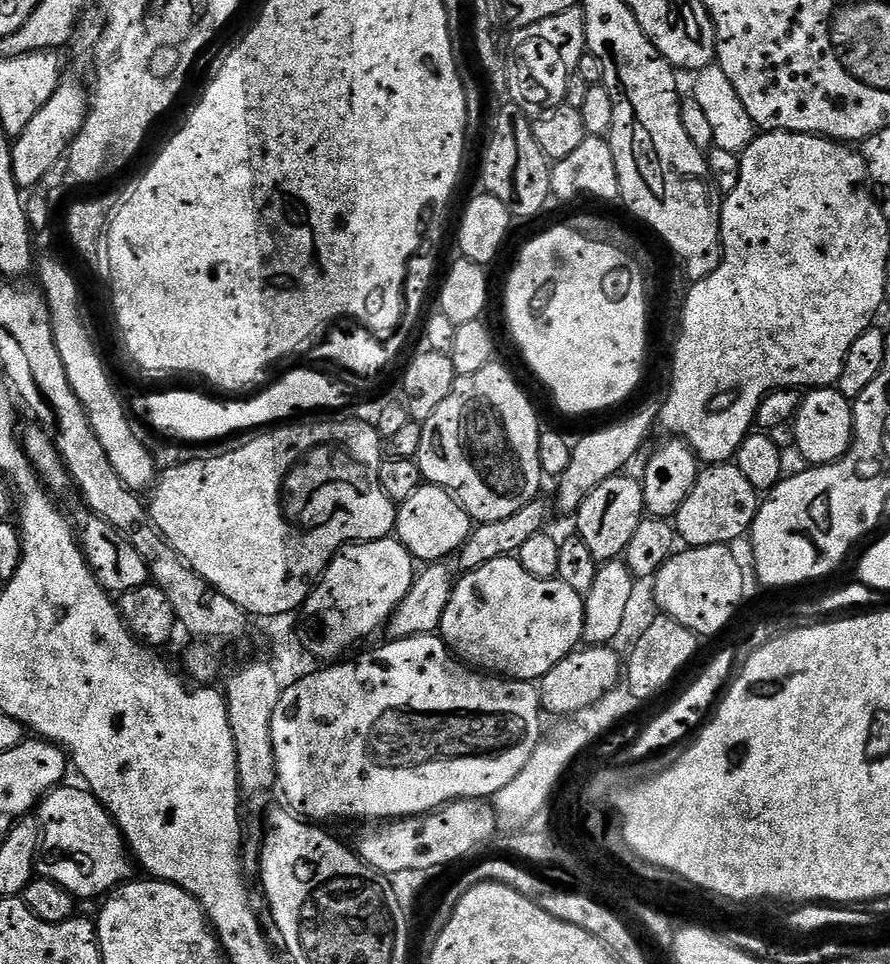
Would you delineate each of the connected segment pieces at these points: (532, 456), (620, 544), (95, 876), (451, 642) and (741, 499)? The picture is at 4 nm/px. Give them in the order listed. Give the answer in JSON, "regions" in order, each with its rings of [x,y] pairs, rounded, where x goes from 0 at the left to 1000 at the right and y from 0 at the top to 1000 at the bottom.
{"regions":[[[[554,376],[547,378],[542,384],[537,384],[537,388],[513,390],[506,409],[501,409],[501,417],[497,417],[497,421],[492,421],[492,425],[488,425],[488,429],[483,429],[483,434],[475,437],[474,463],[465,476],[472,482],[473,495],[480,501],[490,502],[493,506],[500,506],[502,510],[508,511],[509,517],[521,526],[524,533],[535,544],[564,541],[564,537],[573,537],[573,533],[582,533],[582,529],[587,529],[587,525],[591,525],[597,519],[601,519],[608,513],[609,491],[604,479],[604,454],[608,447],[609,439],[607,440],[606,434],[602,433],[602,423],[593,416],[592,409],[584,404],[583,396],[561,376]]],[[[706,493],[687,494],[673,502],[646,532],[649,557],[672,583],[700,578],[703,566],[708,566],[708,558],[712,558],[712,550],[717,550],[717,541],[725,537],[724,503],[716,495],[713,498]]],[[[72,816],[60,817],[43,835],[47,866],[40,905],[51,913],[60,913],[91,935],[112,928],[116,930],[149,912],[149,889],[130,852],[111,830],[93,816]]],[[[565,577],[564,579],[555,579],[555,583],[546,583],[546,587],[535,590],[534,593],[521,593],[520,596],[511,603],[508,619],[501,629],[501,637],[497,637],[497,645],[494,646],[492,656],[504,673],[522,690],[529,691],[531,694],[547,695],[553,699],[561,699],[563,702],[572,705],[592,705],[594,707],[604,707],[618,695],[622,695],[622,691],[627,691],[627,687],[631,687],[631,683],[636,683],[640,677],[648,675],[653,671],[656,662],[656,619],[636,608],[628,601],[615,602],[613,600],[600,600],[600,595],[591,595],[591,591],[587,591],[583,580]]],[[[826,479],[792,484],[780,500],[780,508],[775,508],[771,521],[766,521],[766,525],[760,530],[760,555],[774,568],[803,564],[826,565],[826,560],[831,560],[835,556],[837,559],[842,555],[855,522],[849,506],[843,504],[843,500],[834,493],[834,488],[829,488]]]]}

